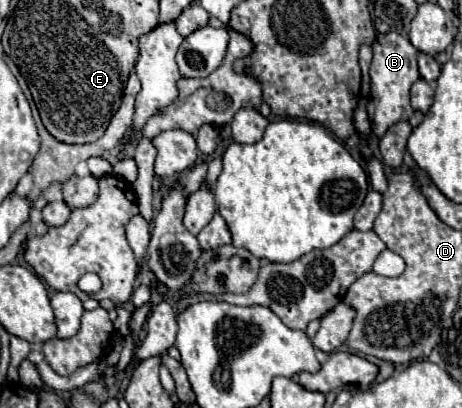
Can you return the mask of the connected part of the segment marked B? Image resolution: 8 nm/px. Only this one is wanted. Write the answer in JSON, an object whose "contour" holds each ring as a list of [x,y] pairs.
{"contour":[[[395,31],[377,35],[377,39],[373,43],[371,99],[367,105],[367,113],[369,113],[371,127],[379,139],[385,135],[385,131],[391,125],[395,125],[399,121],[409,121],[413,115],[413,107],[409,103],[409,89],[419,79],[417,55],[419,55],[419,51],[411,45],[411,41]]]}

